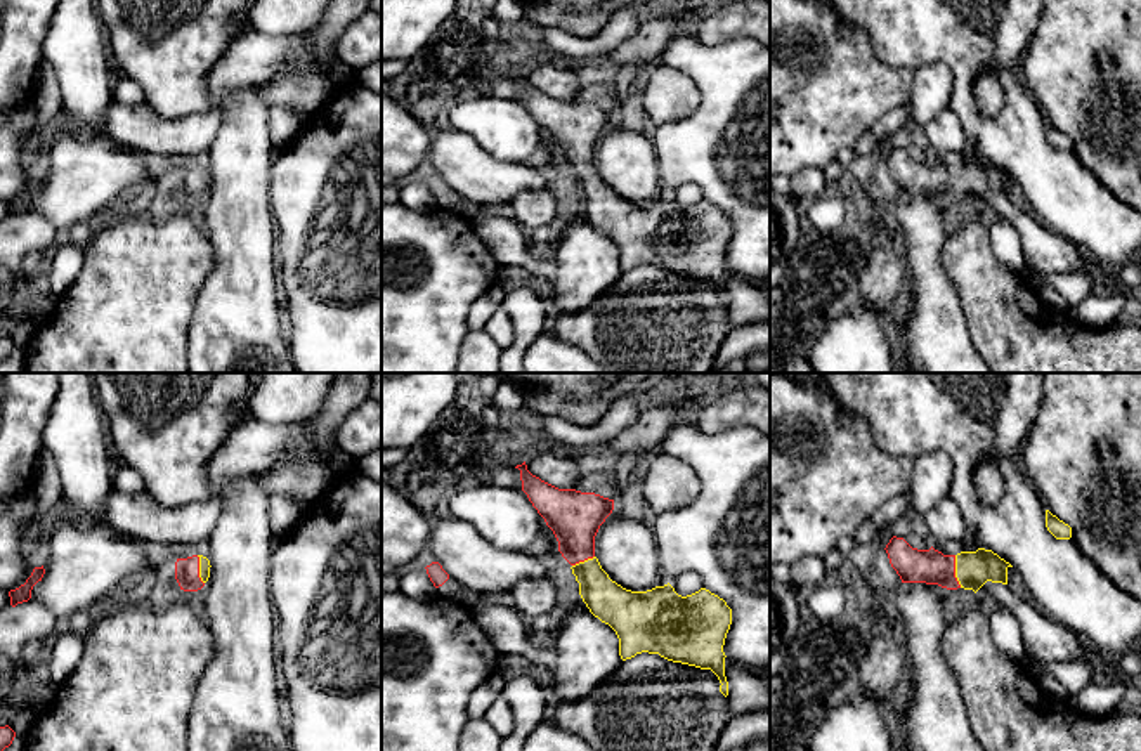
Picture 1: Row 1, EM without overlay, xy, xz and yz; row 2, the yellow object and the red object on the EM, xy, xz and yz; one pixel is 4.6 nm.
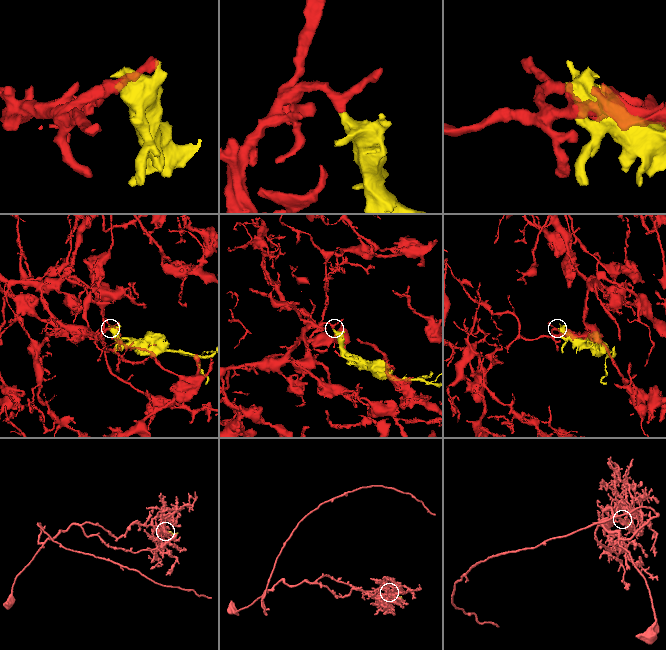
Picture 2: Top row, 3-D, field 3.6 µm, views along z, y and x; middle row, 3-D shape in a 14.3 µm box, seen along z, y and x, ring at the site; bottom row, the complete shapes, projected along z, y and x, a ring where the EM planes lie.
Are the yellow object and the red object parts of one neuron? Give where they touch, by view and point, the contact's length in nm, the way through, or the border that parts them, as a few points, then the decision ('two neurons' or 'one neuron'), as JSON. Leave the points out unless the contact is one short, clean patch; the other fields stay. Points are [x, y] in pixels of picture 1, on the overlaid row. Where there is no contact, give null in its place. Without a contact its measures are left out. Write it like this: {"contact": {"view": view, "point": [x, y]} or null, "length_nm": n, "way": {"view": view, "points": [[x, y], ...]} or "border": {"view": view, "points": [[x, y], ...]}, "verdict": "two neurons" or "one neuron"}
{"contact": {"view": "yz", "point": [956, 571]}, "length_nm": 160, "way": {"view": "yz", "points": [[973, 569], [956, 571], [930, 566]]}, "verdict": "one neuron"}

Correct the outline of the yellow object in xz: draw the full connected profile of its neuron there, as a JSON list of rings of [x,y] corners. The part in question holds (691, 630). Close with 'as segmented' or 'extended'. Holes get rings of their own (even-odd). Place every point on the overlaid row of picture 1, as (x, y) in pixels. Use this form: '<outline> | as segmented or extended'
[[[525,461],[515,468],[520,470],[522,491],[553,531],[562,557],[572,565],[583,602],[616,631],[621,659],[649,652],[711,669],[727,697],[723,645],[732,624],[727,602],[706,588],[681,597],[669,583],[647,591],[623,588],[595,557],[595,536],[612,513],[614,500],[558,489],[532,475]]] | extended

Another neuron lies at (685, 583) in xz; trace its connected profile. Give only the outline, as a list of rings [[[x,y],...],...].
[[[681,572],[675,576],[669,584],[675,588],[675,591],[681,597],[692,595],[704,588],[702,579],[695,572]]]

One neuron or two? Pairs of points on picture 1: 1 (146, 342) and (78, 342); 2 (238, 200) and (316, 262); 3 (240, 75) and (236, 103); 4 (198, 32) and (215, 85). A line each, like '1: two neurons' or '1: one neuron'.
1: one neuron
2: two neurons
3: two neurons
4: two neurons

